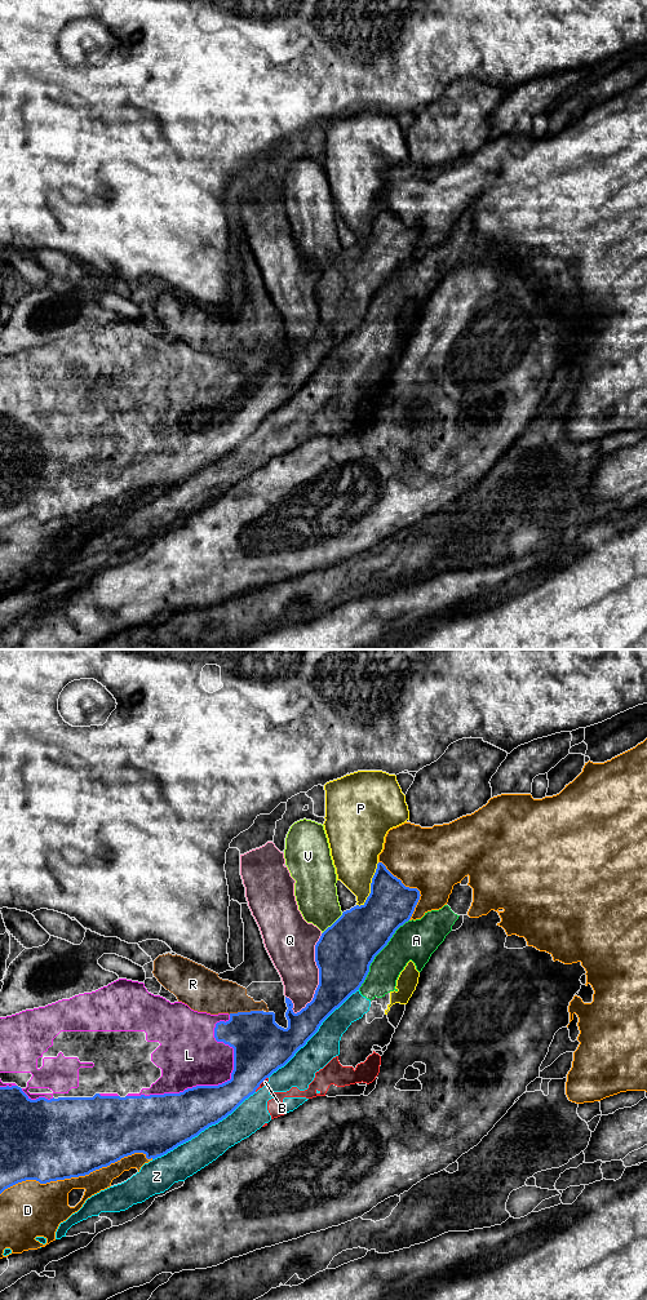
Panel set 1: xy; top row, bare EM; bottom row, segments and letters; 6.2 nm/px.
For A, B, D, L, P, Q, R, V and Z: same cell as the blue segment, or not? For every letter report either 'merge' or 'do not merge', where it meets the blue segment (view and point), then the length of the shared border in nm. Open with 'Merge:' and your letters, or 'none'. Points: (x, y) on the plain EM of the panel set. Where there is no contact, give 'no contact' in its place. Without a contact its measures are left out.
Merge: L
A: do not merge; meets blue in xy at (377, 292); contact 550 nm long
B: do not merge; meets blue in xy at (260, 422); contact 130 nm long
D: do not merge; meets blue in xy at (76, 515); contact 1000 nm long
L: merge; meets blue in xy at (218, 424); contact 800 nm long
P: do not merge; meets blue in xy at (371, 223); contact 300 nm long
Q: do not merge; meets blue in xy at (319, 314); contact 550 nm long
R: do not merge; meets blue in xy at (244, 351); contact 200 nm long
V: do not merge; meets blue in xy at (333, 262); contact 190 nm long
Z: do not merge; meets blue in xy at (203, 469); contact 750 nm long

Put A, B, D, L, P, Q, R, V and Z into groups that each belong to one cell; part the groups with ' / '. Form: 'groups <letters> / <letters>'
groups A B Z / D / L / P / Q / R / V

